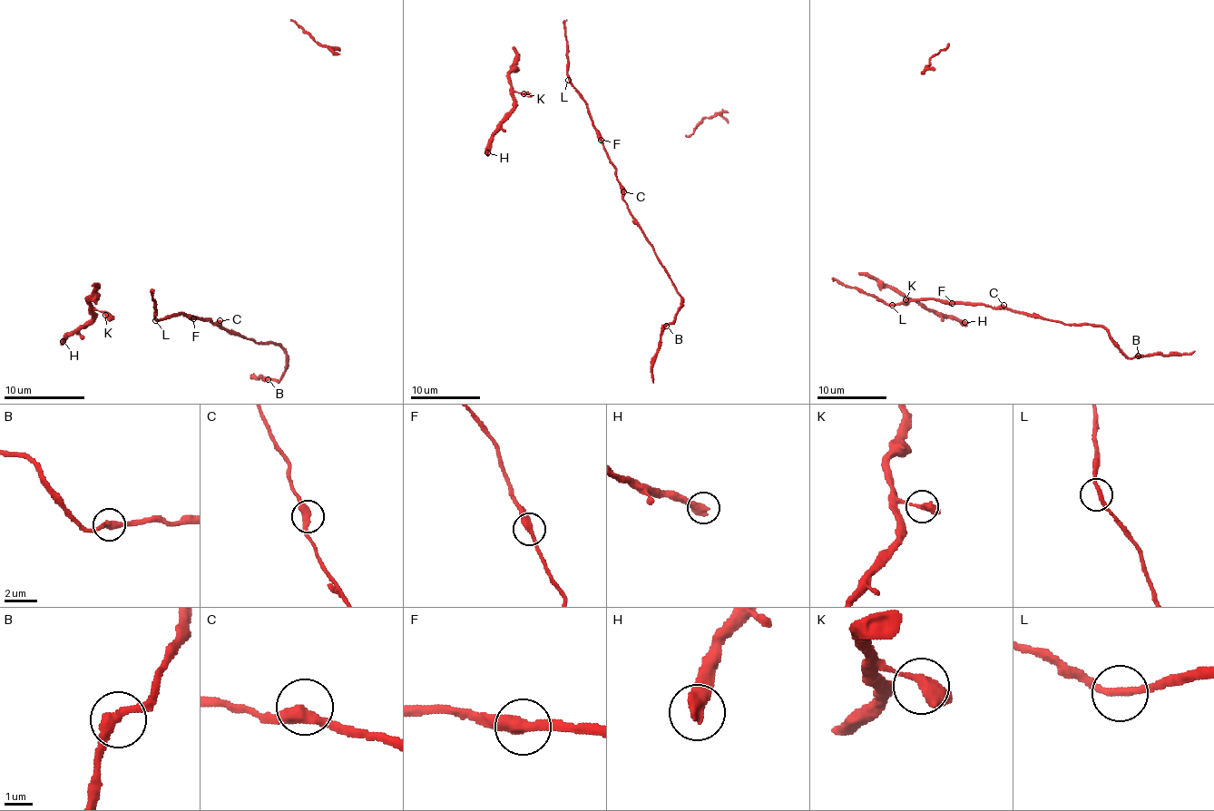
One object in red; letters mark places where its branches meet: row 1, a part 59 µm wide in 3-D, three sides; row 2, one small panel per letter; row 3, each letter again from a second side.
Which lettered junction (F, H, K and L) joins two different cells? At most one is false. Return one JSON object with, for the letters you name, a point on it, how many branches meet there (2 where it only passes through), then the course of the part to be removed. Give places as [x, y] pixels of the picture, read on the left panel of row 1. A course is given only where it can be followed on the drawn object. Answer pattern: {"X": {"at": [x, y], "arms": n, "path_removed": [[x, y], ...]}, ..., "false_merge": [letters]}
{"F": {"at": [193, 318], "arms": 2, "path_removed": [[193, 318], [210, 320], [256, 343], [276, 343], [286, 355], [286, 371], [278, 381], [252, 376], [254, 373]]}, "false_merge": ["F"]}

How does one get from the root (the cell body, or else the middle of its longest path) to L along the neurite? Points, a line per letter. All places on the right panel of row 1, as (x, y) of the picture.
L: (945, 299), (905, 299), (892, 305)

